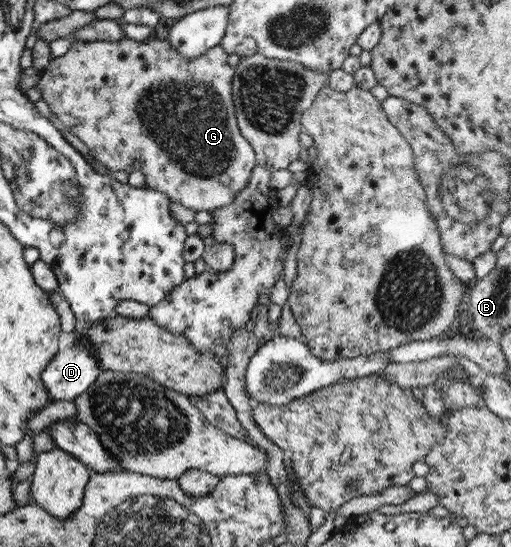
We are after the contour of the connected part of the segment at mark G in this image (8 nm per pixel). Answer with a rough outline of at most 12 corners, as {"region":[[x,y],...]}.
{"region":[[75,40],[35,87],[188,210],[246,186],[219,46]]}

